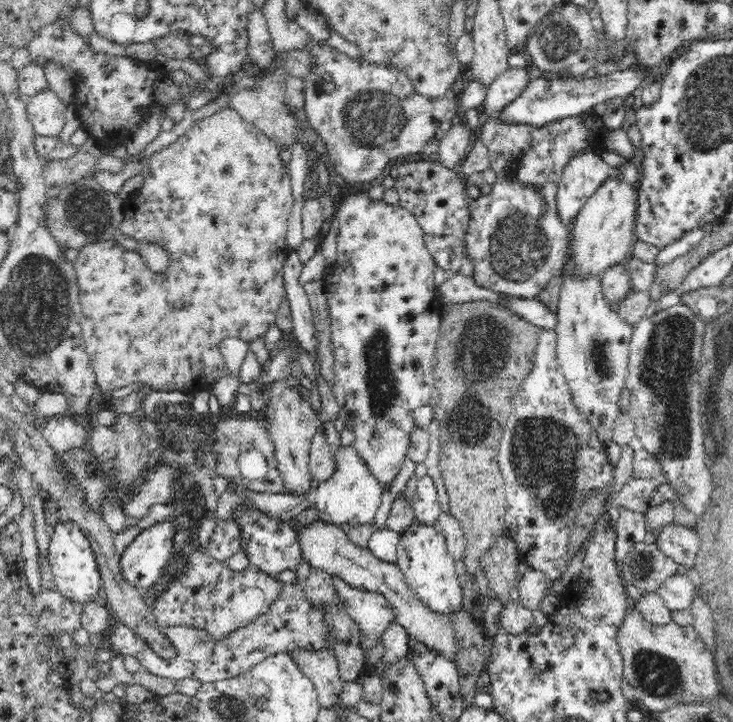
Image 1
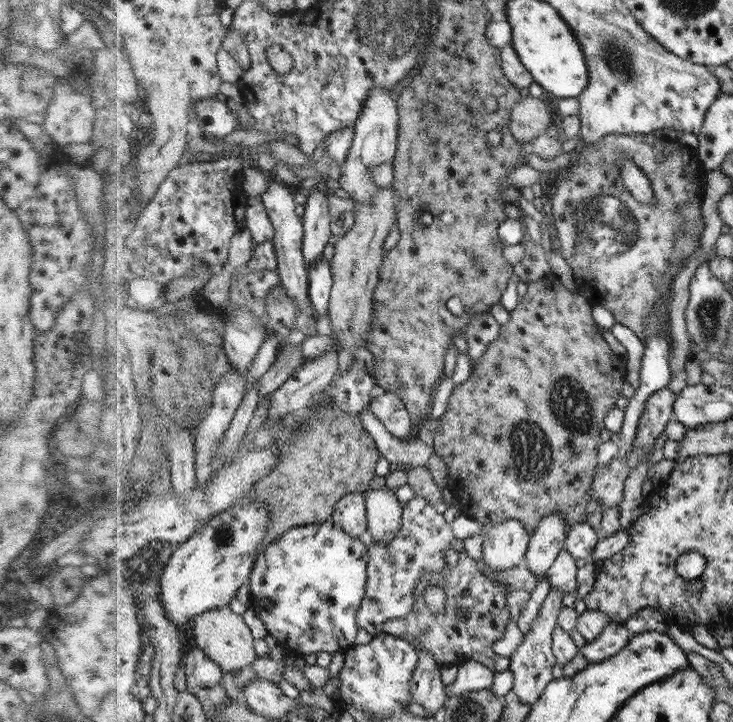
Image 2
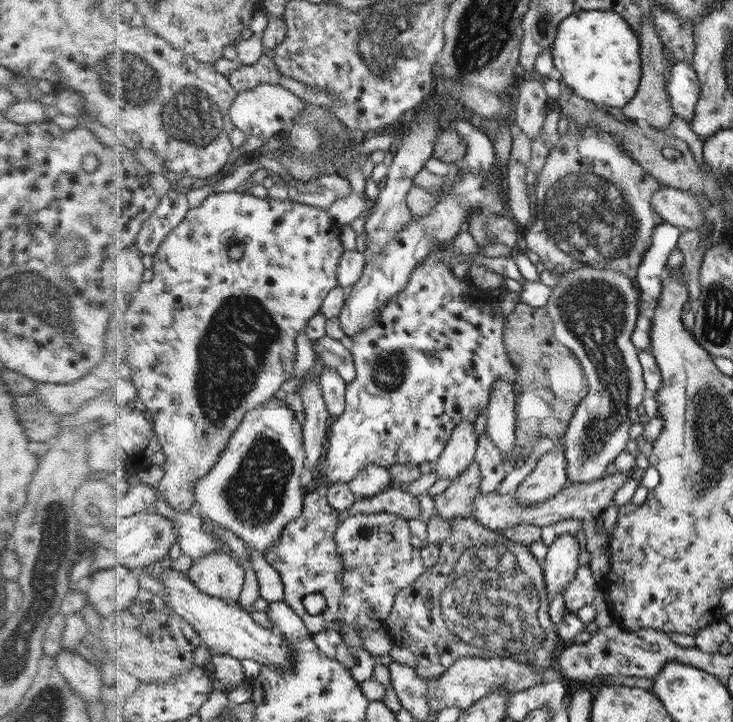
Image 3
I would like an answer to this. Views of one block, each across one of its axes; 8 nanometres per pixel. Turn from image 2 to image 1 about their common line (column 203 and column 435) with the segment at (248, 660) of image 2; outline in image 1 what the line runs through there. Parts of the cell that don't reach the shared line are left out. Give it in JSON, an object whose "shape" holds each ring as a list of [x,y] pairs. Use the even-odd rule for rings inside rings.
{"shape":[[[314,522],[312,526],[302,528],[300,539],[303,557],[311,567],[326,569],[330,574],[338,573],[352,585],[380,591],[388,599],[393,618],[406,627],[409,636],[415,641],[424,642],[429,650],[438,649],[448,656],[455,651],[455,630],[450,620],[451,616],[434,614],[424,606],[406,584],[404,573],[398,565],[382,562],[374,558],[367,547],[358,548],[352,544],[338,525]]]}

